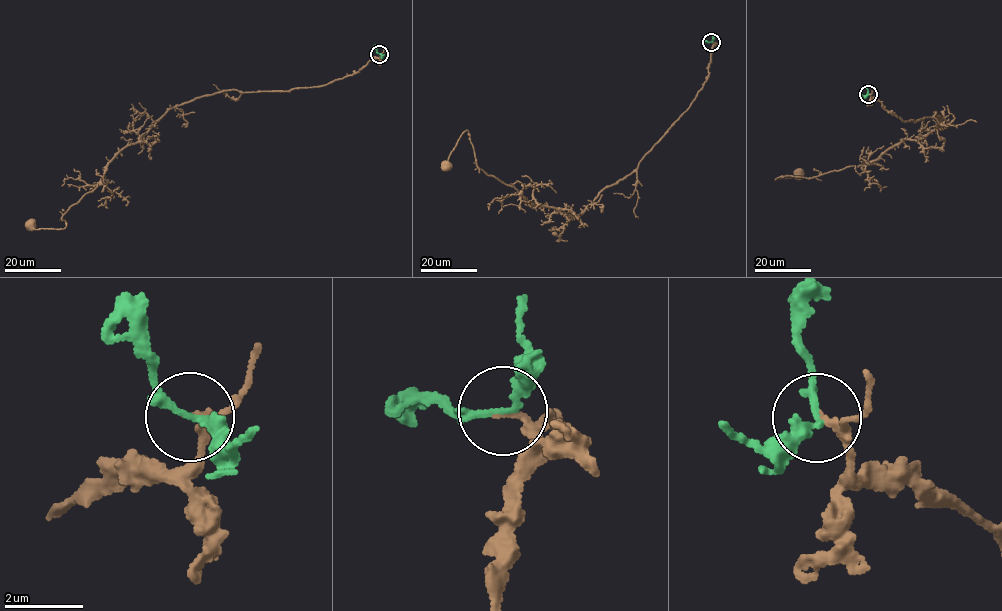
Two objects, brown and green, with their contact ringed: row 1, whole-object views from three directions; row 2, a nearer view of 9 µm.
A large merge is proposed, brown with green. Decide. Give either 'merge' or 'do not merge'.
merge

